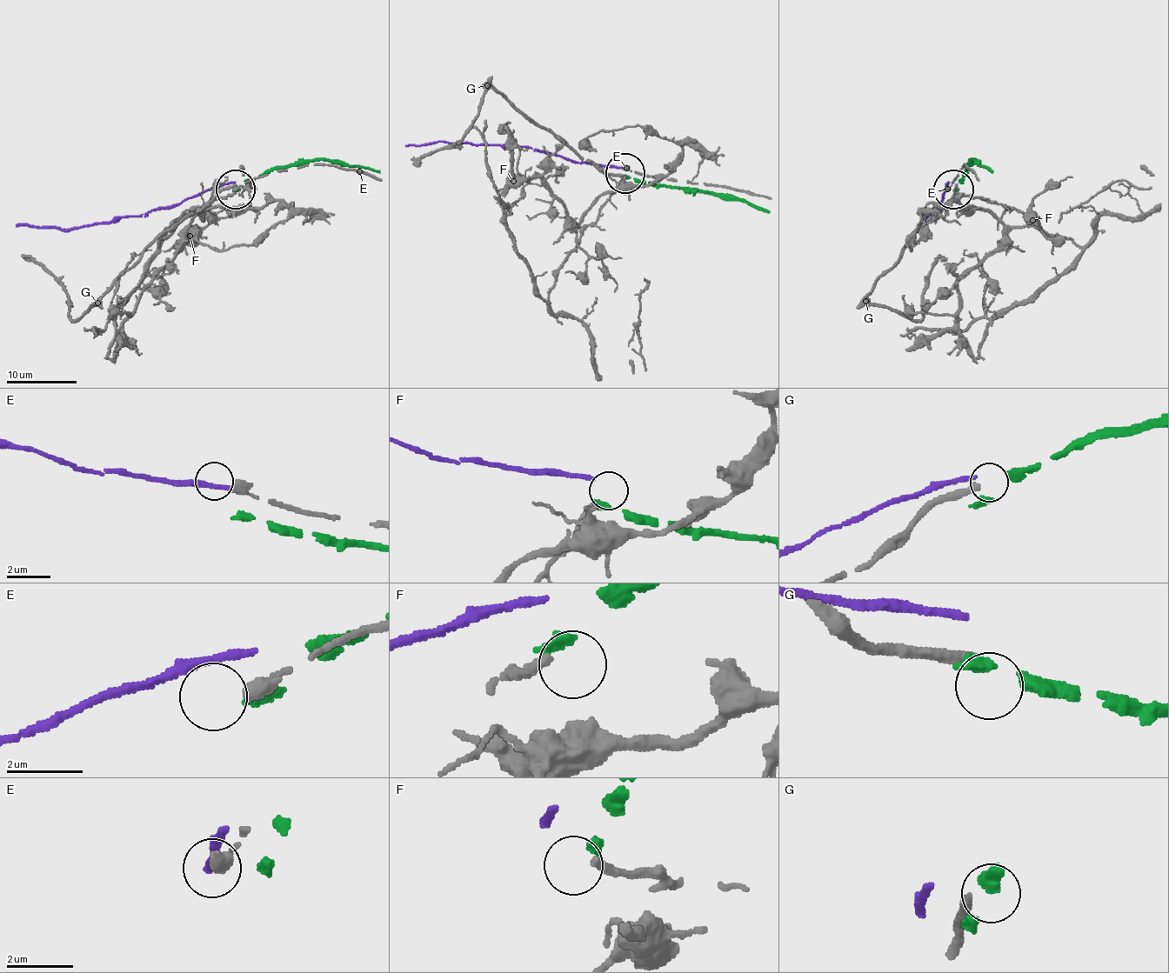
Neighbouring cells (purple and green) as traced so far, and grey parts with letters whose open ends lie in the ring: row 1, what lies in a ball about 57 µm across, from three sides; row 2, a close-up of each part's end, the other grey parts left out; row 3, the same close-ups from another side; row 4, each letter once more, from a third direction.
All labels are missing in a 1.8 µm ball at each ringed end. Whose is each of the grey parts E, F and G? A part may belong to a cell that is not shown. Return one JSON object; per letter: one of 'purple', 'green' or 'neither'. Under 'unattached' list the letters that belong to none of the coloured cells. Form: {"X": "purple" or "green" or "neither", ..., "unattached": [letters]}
{"E": "neither", "F": "neither", "G": "green", "unattached": ["E", "F"]}

